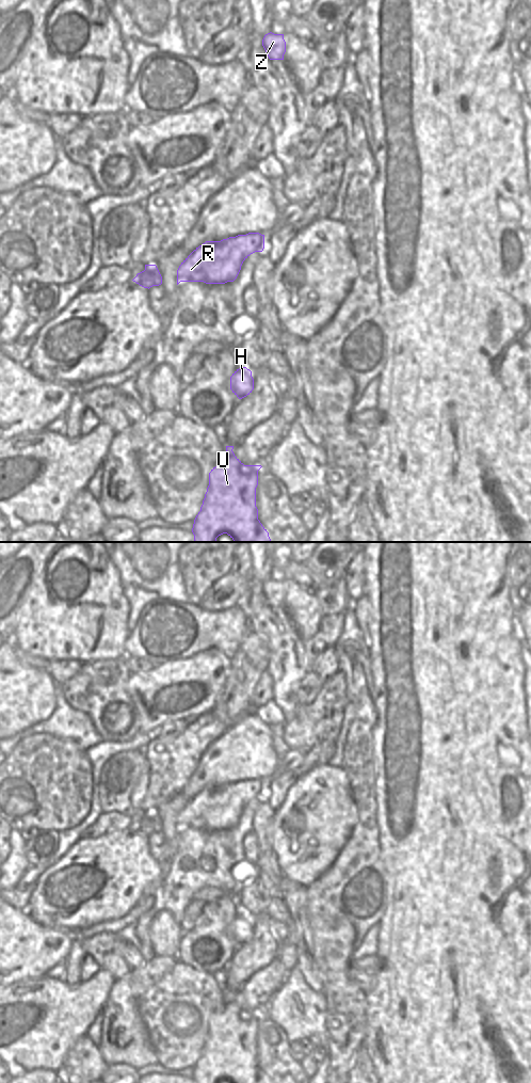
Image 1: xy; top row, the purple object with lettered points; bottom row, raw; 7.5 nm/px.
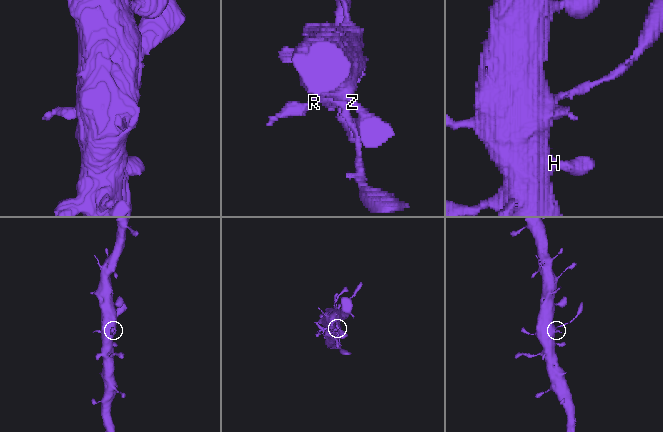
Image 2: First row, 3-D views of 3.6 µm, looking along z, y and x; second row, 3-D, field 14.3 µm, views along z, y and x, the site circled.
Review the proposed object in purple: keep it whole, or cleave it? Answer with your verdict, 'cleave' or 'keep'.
keep

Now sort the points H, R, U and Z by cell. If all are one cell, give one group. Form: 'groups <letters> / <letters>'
groups H R U Z

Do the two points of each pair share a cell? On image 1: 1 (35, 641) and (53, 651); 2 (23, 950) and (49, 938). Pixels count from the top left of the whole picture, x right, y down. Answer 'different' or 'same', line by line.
1: same
2: same

